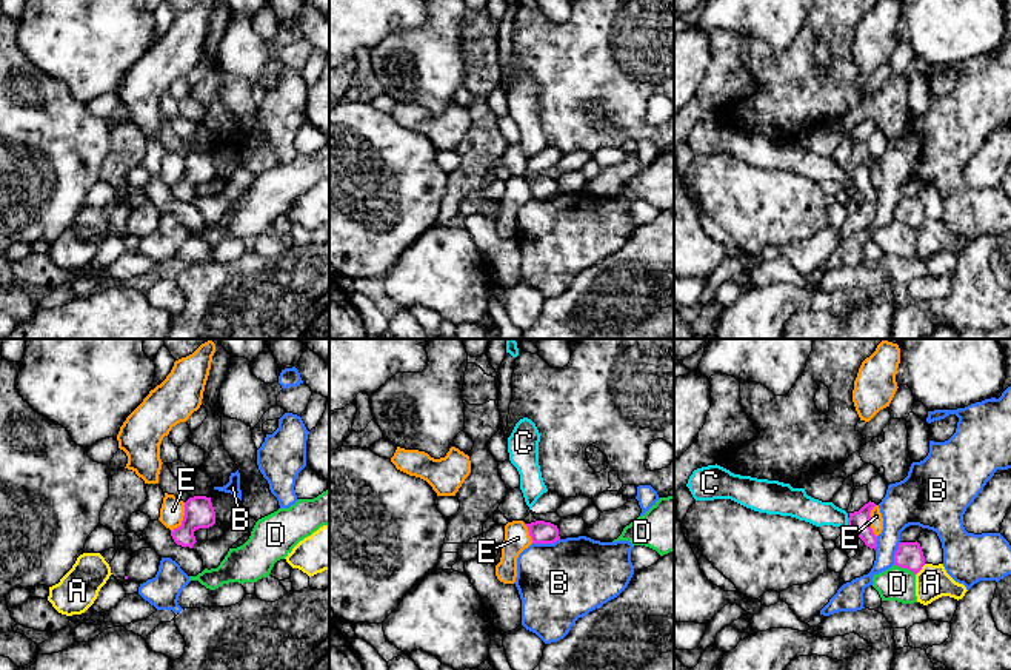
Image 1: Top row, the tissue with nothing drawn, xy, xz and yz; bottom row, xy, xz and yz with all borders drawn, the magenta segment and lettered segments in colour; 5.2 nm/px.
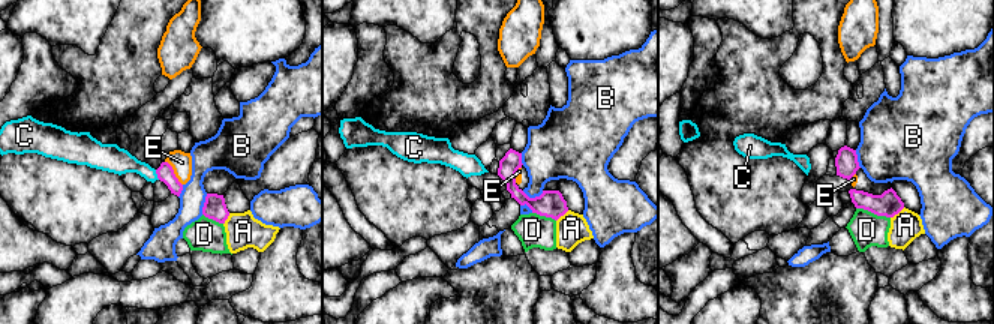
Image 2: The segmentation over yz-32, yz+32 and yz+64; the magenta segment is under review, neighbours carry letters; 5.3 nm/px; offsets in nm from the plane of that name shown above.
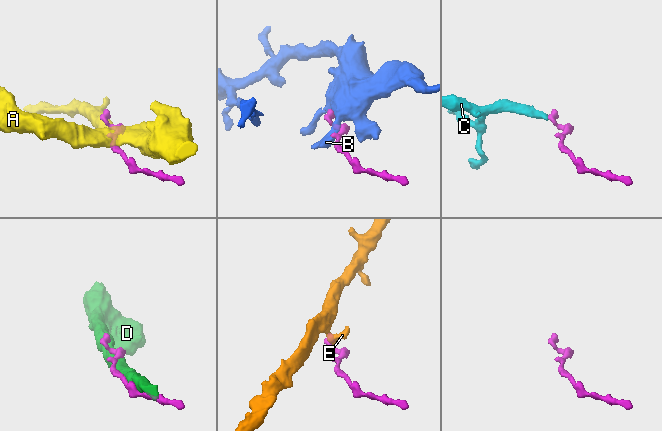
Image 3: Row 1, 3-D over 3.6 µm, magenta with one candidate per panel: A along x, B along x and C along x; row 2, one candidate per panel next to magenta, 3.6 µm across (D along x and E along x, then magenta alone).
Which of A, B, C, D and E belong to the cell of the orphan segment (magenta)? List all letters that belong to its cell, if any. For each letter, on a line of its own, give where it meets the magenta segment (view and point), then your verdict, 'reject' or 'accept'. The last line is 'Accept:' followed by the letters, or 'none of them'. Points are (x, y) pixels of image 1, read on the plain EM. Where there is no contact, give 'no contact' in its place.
A: yz (920, 224) | reject
B: xz (545, 197) | reject
C: yz (848, 177) | accept
D: yz (905, 222) | reject
E: xy (183, 173) | reject
Accept: C

